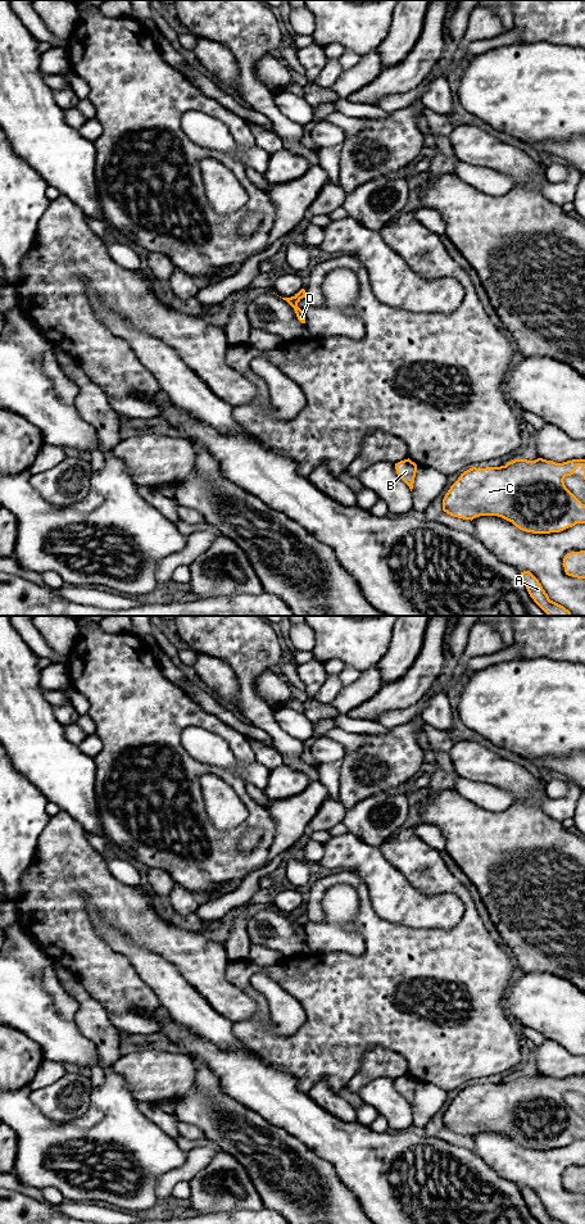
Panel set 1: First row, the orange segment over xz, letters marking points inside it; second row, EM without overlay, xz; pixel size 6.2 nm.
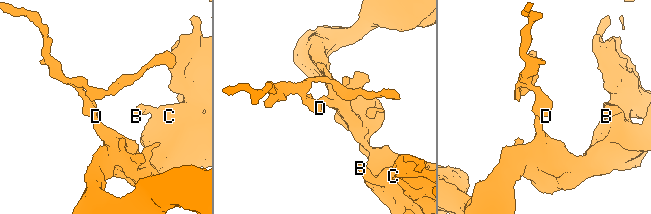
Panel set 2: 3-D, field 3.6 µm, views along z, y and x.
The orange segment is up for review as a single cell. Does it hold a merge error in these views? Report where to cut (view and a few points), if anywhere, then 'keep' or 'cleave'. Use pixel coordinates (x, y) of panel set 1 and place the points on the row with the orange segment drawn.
cut none; keep

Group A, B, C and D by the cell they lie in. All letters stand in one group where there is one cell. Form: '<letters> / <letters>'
A B C D

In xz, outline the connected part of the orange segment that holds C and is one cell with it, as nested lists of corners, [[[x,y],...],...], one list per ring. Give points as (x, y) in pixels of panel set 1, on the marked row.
[[[538,458],[535,461],[527,461],[527,459],[514,459],[512,462],[508,462],[505,466],[500,467],[486,467],[486,468],[476,468],[472,467],[458,477],[458,480],[450,486],[448,493],[445,494],[443,499],[443,511],[448,514],[463,520],[473,520],[480,516],[498,516],[502,517],[509,522],[512,522],[516,527],[518,527],[522,531],[532,532],[532,534],[550,534],[550,532],[561,532],[568,527],[575,526],[576,523],[585,523],[585,504],[582,504],[564,485],[564,477],[571,476],[575,473],[576,468],[579,466],[584,467],[584,480],[585,480],[585,459],[572,459],[563,463],[555,463],[553,461],[547,461],[543,458]]]

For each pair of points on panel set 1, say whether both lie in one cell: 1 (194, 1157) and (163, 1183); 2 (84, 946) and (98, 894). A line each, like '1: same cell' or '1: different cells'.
1: same cell
2: same cell

